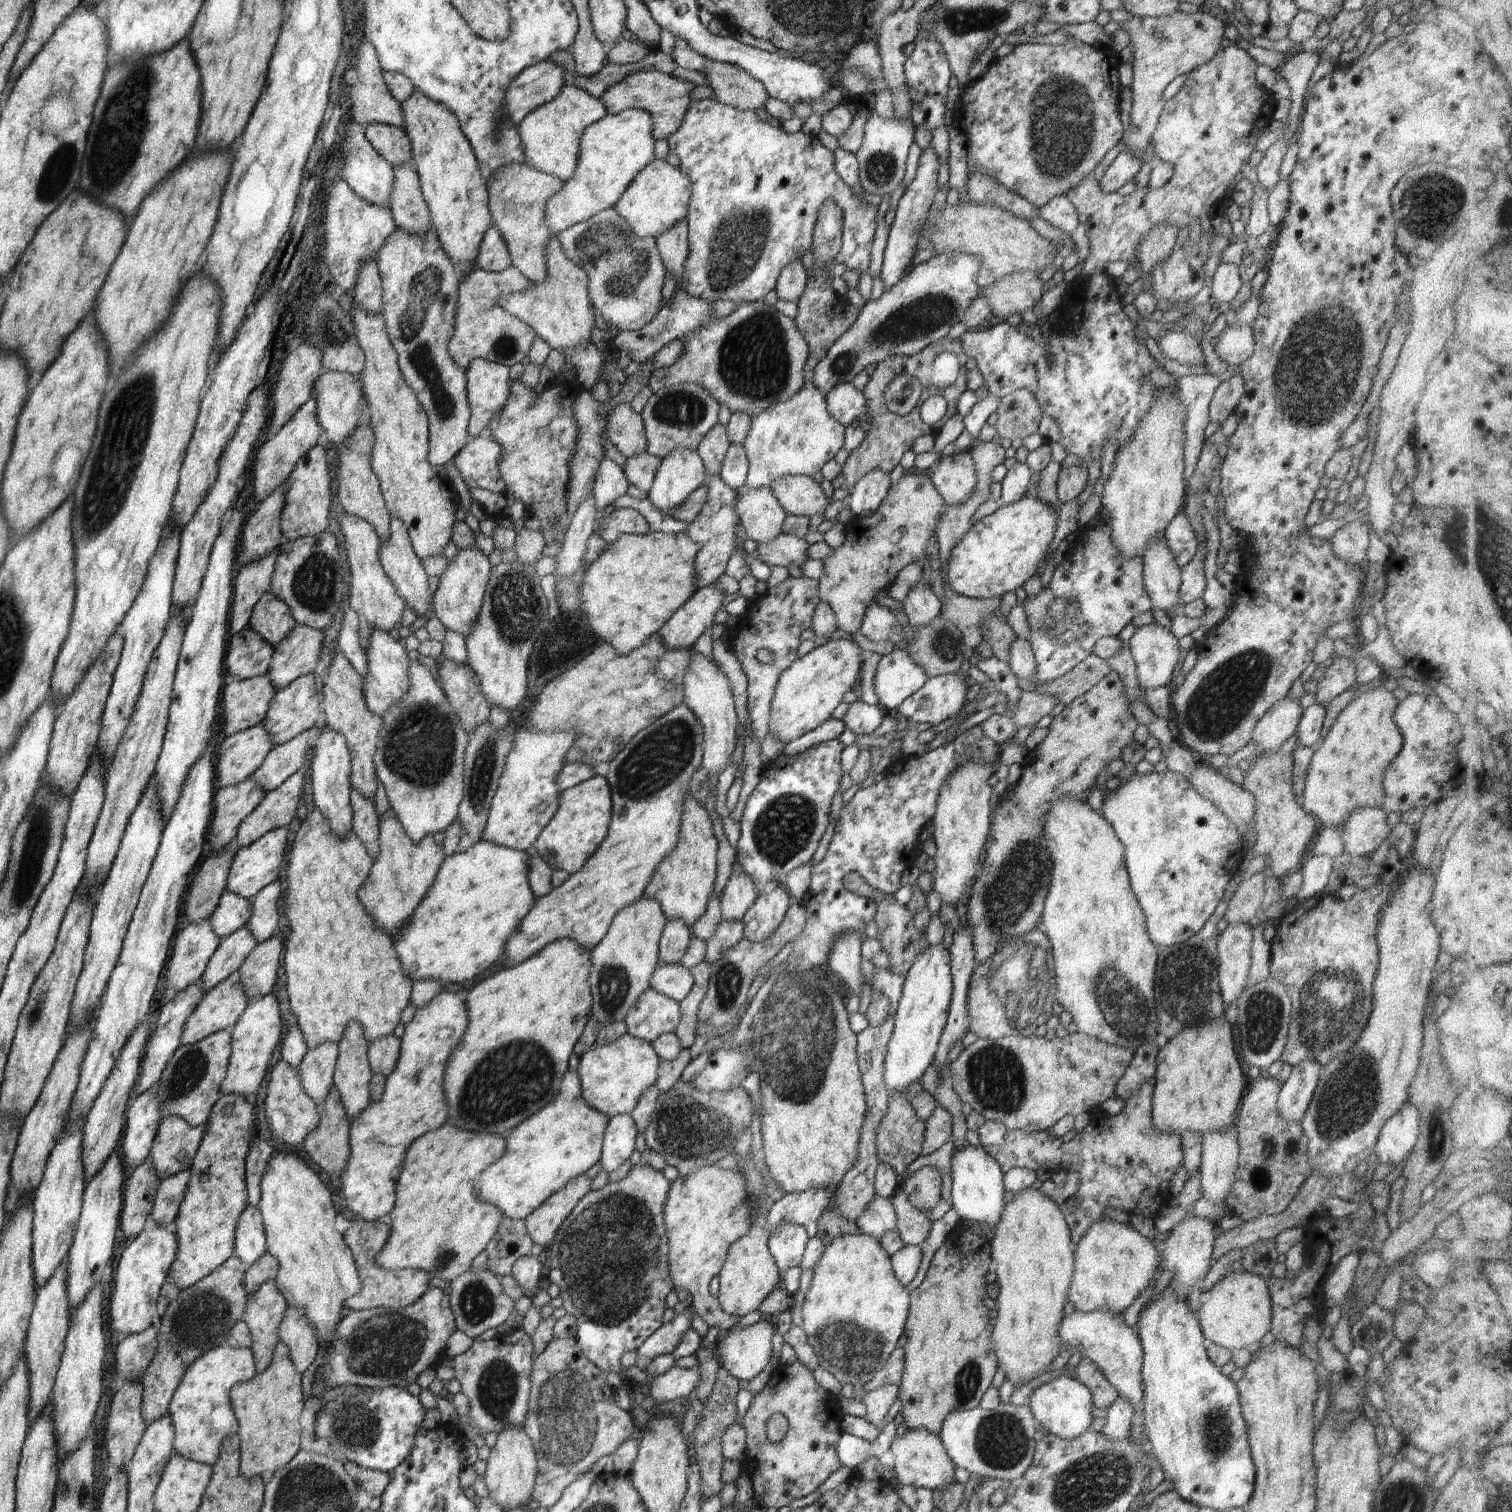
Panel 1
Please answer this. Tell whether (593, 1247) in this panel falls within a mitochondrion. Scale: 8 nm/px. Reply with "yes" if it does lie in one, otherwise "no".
yes

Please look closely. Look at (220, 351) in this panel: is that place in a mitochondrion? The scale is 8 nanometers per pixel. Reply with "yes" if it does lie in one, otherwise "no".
no

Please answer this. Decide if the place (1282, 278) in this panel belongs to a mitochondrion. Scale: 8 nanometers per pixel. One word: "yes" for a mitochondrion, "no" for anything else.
no

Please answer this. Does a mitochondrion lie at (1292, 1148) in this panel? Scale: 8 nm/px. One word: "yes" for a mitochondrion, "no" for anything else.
yes

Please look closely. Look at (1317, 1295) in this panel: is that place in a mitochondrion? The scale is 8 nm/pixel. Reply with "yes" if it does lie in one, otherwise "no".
no

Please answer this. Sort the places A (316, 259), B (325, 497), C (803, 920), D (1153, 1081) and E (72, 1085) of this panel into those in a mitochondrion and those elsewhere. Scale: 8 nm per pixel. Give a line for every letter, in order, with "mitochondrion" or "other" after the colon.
A: other
B: other
C: other
D: other
E: other

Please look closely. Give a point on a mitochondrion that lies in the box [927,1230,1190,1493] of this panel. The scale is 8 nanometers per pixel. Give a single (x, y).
(1001, 1441)

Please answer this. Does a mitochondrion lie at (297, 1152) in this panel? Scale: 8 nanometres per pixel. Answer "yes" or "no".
no

